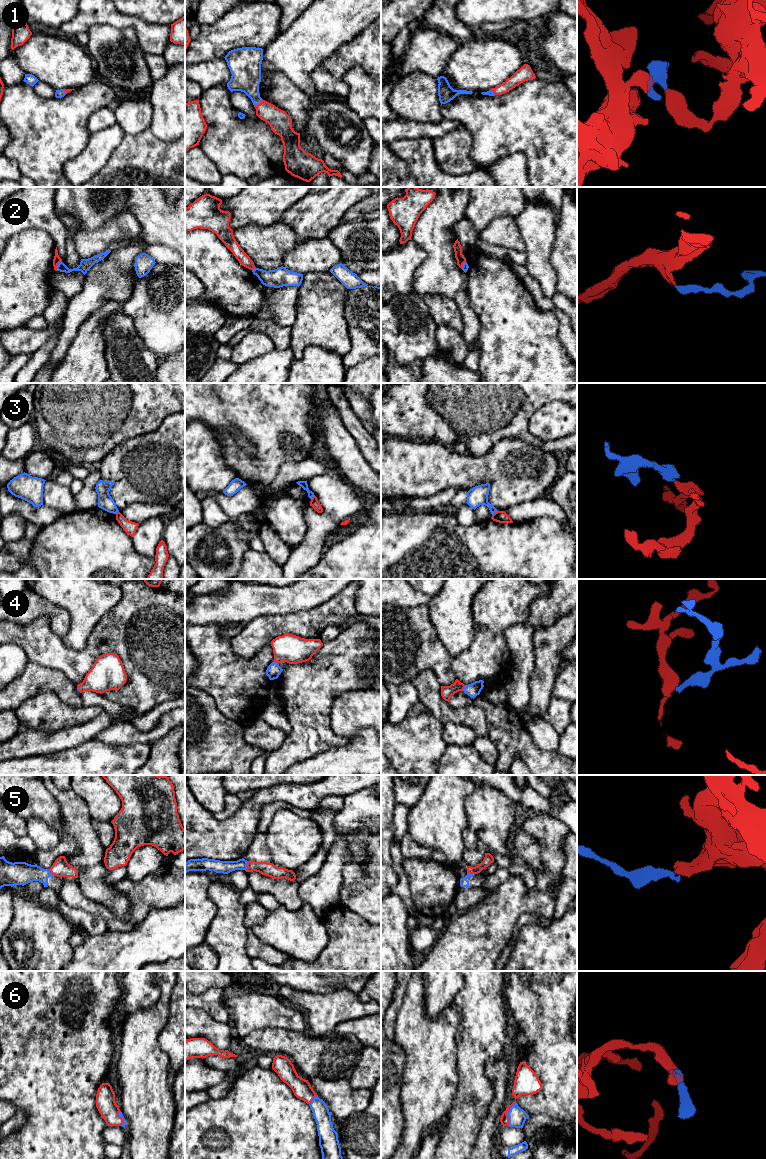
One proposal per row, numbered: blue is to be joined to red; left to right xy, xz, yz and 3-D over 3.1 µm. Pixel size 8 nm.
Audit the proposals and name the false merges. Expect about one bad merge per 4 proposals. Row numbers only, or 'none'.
2, 3, 5

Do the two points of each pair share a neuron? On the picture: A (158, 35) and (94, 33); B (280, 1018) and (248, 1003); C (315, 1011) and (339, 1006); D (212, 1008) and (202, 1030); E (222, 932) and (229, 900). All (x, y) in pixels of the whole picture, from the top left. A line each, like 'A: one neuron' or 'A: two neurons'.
A: two neurons
B: one neuron
C: one neuron
D: two neurons
E: one neuron

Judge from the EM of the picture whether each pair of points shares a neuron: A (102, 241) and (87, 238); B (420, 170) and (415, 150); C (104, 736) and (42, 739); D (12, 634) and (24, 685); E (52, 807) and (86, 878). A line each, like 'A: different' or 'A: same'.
A: same
B: same
C: different
D: different
E: different

